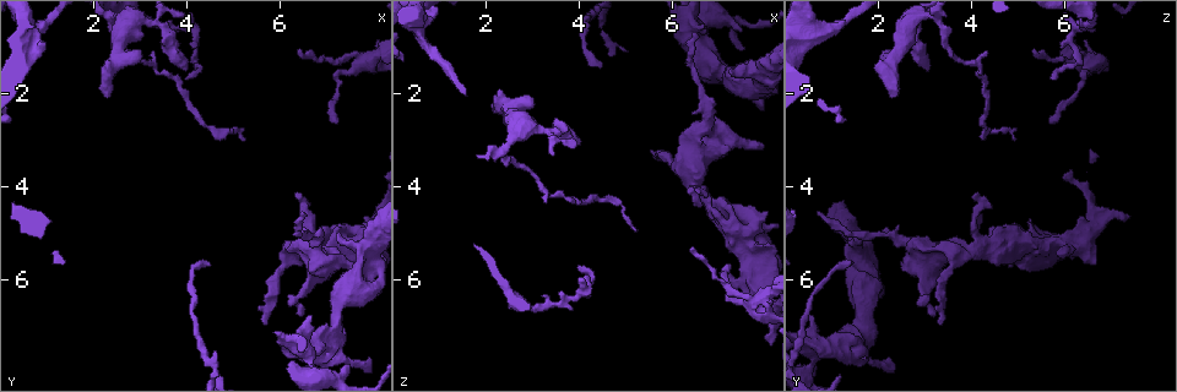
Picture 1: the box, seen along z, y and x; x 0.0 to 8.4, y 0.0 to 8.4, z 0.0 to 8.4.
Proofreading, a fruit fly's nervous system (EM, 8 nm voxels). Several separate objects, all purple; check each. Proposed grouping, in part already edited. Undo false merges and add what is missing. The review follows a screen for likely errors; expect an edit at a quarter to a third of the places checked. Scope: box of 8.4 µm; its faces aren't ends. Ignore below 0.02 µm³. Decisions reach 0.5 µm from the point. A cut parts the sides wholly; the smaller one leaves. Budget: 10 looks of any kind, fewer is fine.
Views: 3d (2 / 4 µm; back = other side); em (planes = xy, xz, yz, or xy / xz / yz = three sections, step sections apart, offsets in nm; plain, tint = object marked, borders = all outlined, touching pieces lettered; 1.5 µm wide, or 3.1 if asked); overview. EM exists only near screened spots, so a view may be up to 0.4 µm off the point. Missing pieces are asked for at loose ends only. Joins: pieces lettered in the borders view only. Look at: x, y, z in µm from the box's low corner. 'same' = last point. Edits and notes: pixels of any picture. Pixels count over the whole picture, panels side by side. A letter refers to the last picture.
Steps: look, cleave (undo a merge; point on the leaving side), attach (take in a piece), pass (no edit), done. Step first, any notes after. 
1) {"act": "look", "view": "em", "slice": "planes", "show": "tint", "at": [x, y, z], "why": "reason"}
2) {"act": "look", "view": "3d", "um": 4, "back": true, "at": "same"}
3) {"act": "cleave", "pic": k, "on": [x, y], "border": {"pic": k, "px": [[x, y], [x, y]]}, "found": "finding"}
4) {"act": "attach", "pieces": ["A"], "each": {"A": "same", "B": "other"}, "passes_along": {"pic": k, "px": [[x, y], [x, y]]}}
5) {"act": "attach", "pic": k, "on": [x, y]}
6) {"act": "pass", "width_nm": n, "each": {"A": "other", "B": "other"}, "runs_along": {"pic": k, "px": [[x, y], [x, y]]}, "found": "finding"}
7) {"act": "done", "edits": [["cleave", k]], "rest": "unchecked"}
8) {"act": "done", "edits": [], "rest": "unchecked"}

{"act": "look", "view": "3d", "um": 4, "at": [7.30, 5.05, 1.60], "why": "free end"}

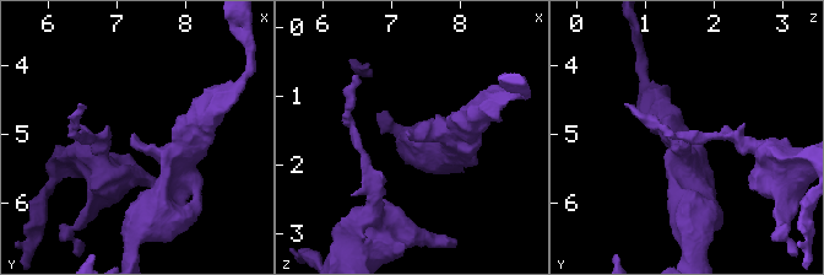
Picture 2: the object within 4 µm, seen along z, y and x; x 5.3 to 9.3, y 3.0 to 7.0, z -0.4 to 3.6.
{"act": "look", "view": "em", "slice": "planes", "show": "borders", "at": [7.30, 5.00, 1.60], "why": "shape alone is not enough"}

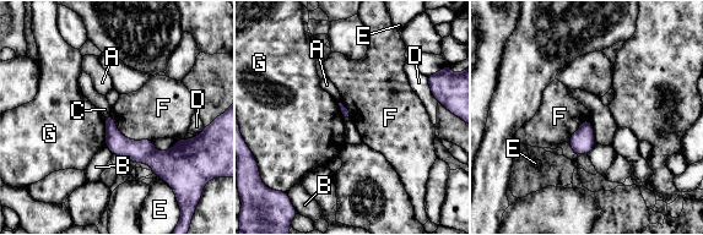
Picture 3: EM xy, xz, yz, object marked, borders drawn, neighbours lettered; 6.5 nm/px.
{"act": "pass", "each": {"A": "other", "B": "other", "C": "other", "D": "other", "E": "other", "F": "other", "G": "other"}, "border": {"pic": 3, "px": [[109, 115], [125, 137], [152, 141]]}, "found": "none of them fits"}

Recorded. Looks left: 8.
{"act": "look", "view": "em", "slice": "planes", "show": "tint", "at": [6.45, 7.50, 0.75], "why": "branch point"}

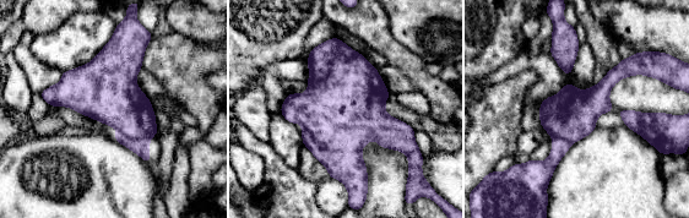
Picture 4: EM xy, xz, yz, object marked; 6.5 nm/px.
{"act": "look", "view": "em", "slice": "planes", "show": "borders", "at": "same"}

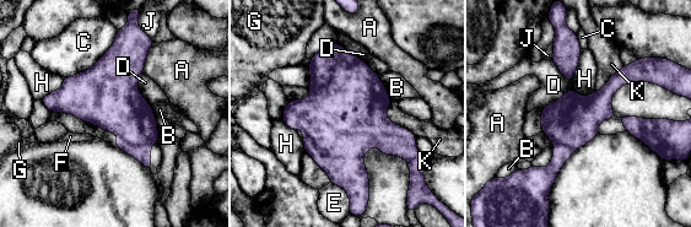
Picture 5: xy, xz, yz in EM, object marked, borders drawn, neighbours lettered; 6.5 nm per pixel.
{"act": "cleave", "pic": 5, "on": [142, 152], "width_nm": 380, "each": {"A": "other", "B": "other", "C": "other", "D": "other", "E": "other", "F": "other", "G": "other", "H": "other", "J": "other", "K": "other"}, "border": {"pic": 5, "px": [[119, 136], [131, 145], [151, 144]]}, "found": "two neurons meet here"}

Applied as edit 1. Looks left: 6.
{"act": "look", "view": "overview"}

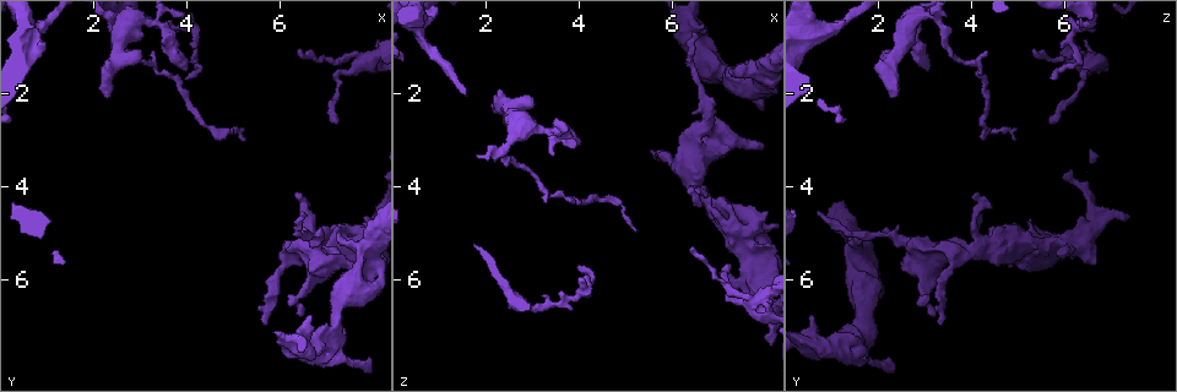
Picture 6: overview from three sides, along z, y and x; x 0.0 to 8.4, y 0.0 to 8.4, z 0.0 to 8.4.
{"act": "look", "view": "3d", "um": 2, "at": [6.30, 4.15, 4.15]}

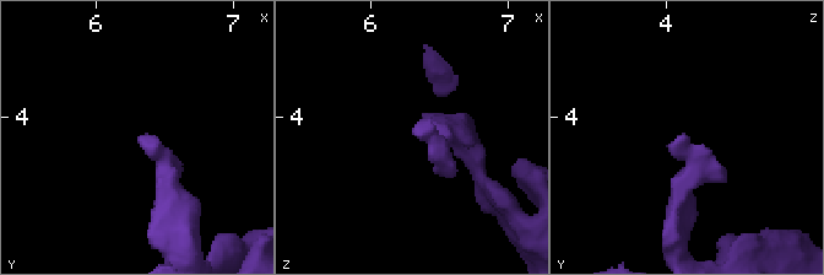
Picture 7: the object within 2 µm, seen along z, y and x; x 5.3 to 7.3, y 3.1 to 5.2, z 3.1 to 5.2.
{"act": "look", "view": "em", "slice": "yz", "step": 4, "show": "tint", "at": [6.32, 4.14, 4.08]}

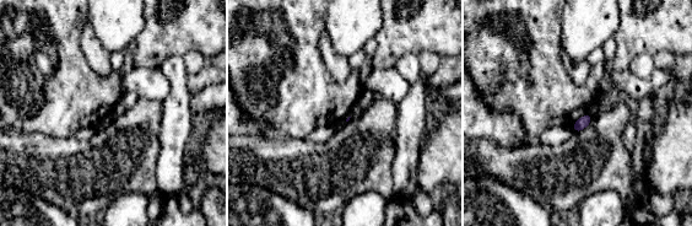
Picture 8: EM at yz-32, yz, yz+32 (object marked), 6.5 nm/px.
{"act": "look", "view": "em", "slice": "planes", "show": "borders", "at": "same"}

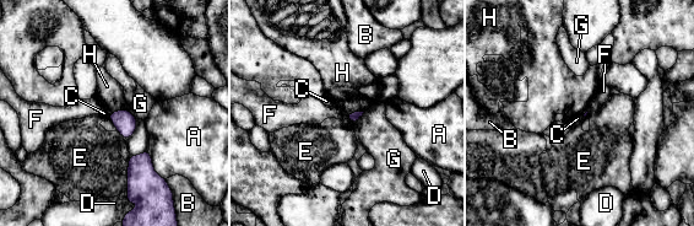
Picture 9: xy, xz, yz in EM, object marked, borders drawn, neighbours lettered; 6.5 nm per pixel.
{"act": "pass", "each": {"A": "other", "B": "other", "C": "other", "D": "other", "E": "other", "F": "other", "G": "other", "H": "other"}, "border": {"pic": 9, "px": [[126, 109], [119, 109], [109, 114]]}, "found": "no lettered piece goes on from it"}

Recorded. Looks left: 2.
{"act": "done", "edits": [["cleave", 5]], "rest": "unchecked"}

